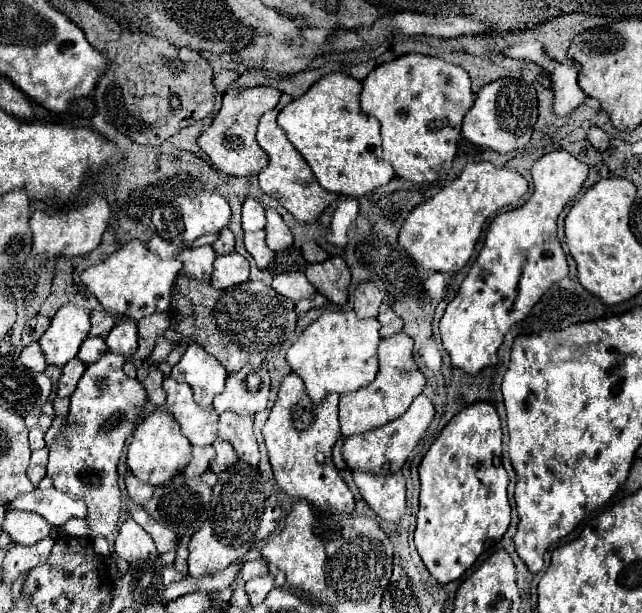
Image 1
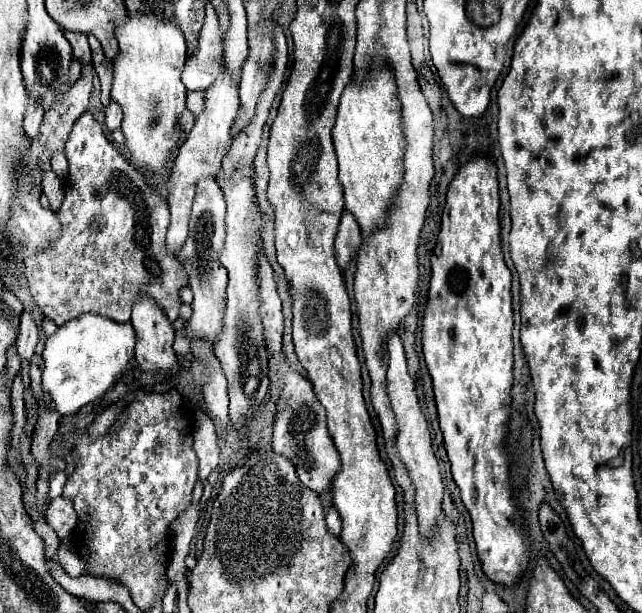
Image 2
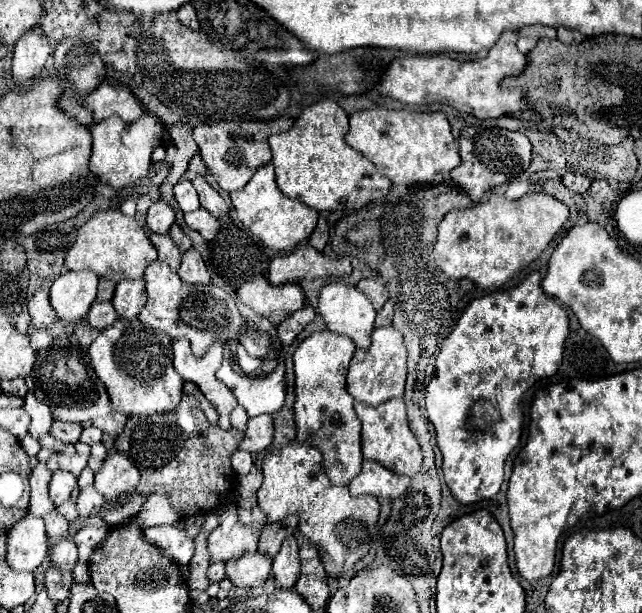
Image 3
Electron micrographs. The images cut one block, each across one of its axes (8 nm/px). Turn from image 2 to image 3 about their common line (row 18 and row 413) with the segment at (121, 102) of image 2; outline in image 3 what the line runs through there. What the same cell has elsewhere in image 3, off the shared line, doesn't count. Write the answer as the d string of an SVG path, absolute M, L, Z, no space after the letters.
M138 318L116 320L88 348L96 376L104 382L112 406L126 416L154 416L172 412L182 400L184 380L172 368L172 340L164 332L146 328Z

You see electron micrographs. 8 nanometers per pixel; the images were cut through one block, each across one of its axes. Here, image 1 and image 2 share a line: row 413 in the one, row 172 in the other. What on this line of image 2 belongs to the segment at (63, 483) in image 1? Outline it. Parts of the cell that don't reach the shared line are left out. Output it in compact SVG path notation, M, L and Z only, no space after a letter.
M84 112L76 120L64 150L70 162L70 172L62 184L66 198L56 212L62 230L60 236L46 250L36 254L32 264L26 268L34 302L42 308L46 318L54 320L58 326L88 312L100 314L114 322L130 322L132 304L142 292L148 290L148 294L166 310L170 322L176 322L182 306L180 290L188 286L188 274L180 270L182 264L174 256L168 256L166 250L166 230L170 224L168 202L108 142L102 134L102 126L90 112Z

